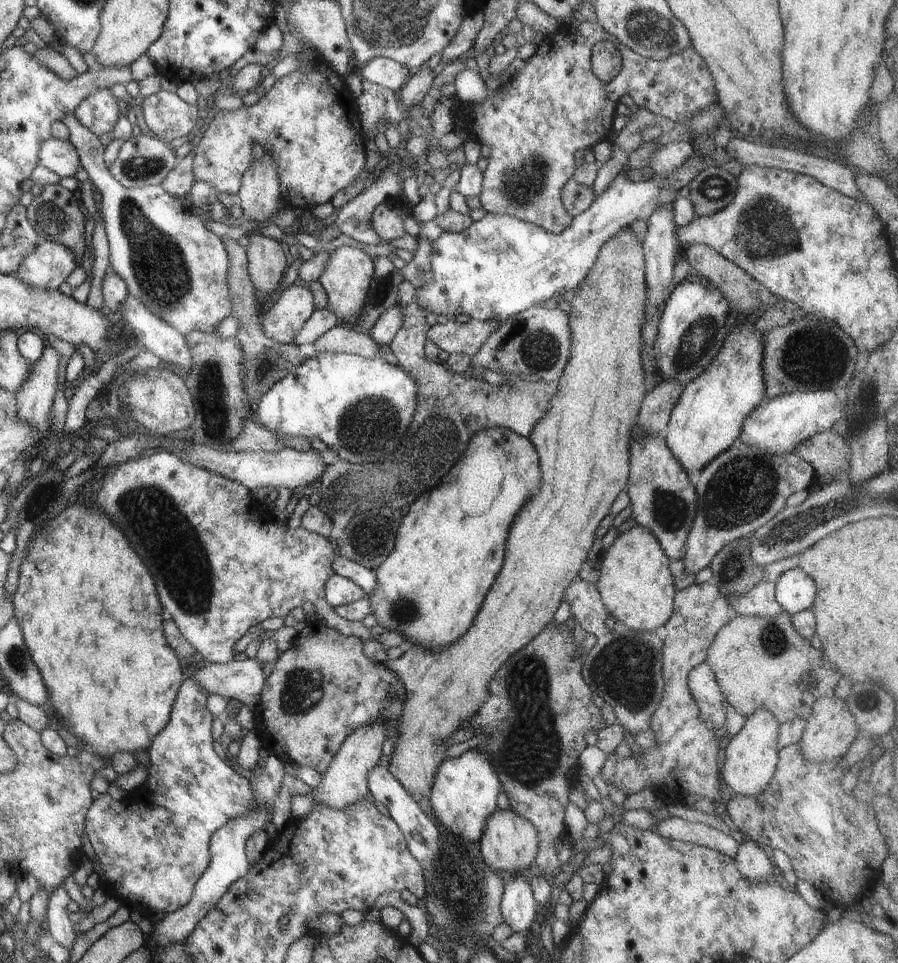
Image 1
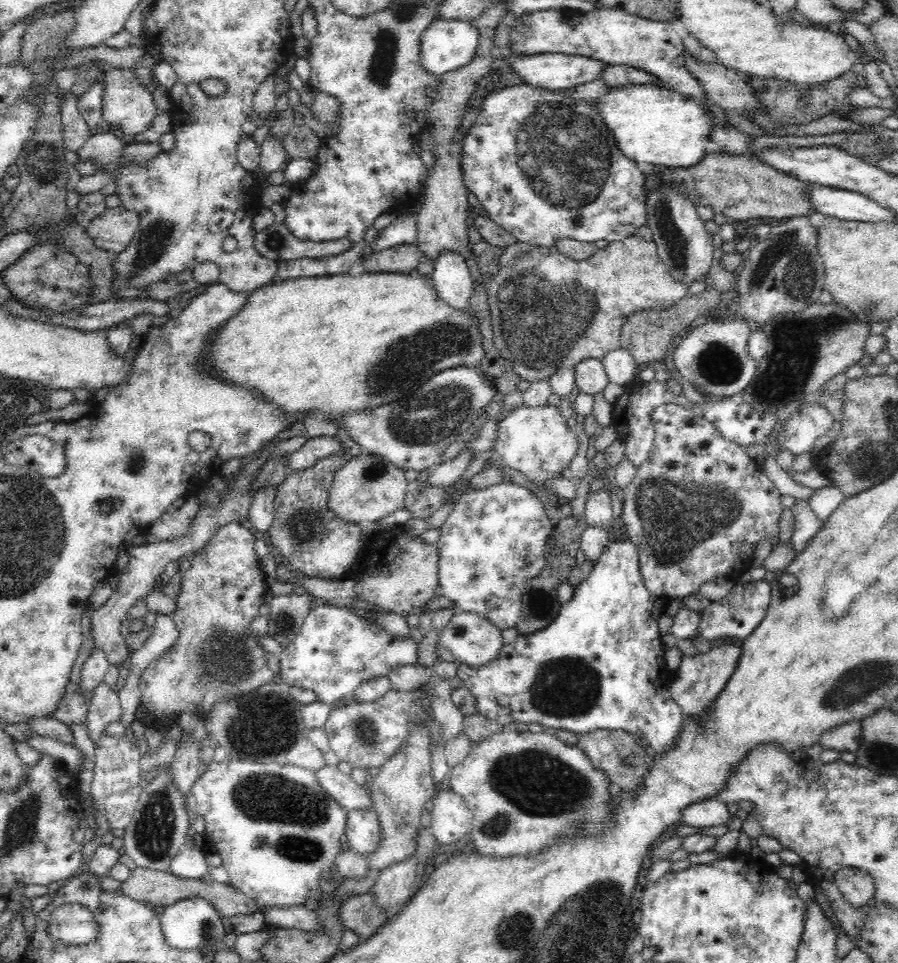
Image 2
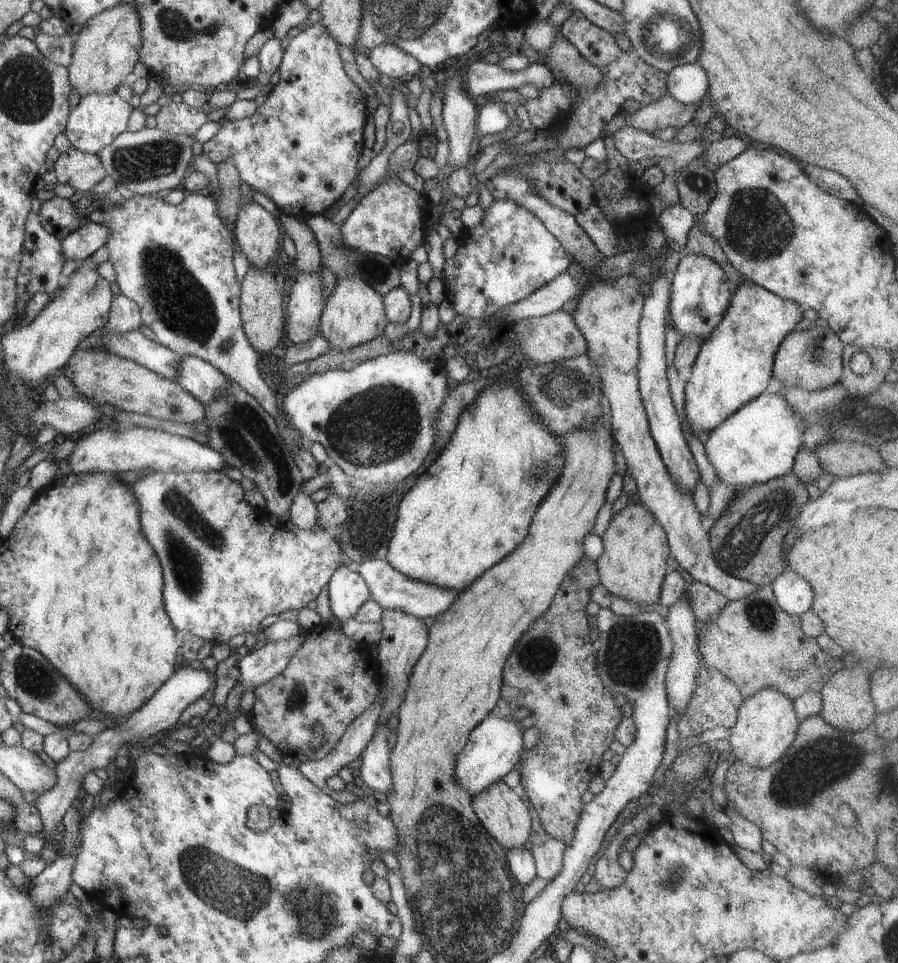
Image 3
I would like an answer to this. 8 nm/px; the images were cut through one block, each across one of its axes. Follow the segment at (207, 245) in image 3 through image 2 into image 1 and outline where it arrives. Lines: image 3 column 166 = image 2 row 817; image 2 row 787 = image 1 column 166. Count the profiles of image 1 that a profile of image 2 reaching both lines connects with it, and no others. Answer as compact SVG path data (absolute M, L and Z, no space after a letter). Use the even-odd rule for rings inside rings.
M66 113L62 118L61 122L68 128L70 137L69 142L76 148L77 154L79 155L80 165L86 170L90 180L96 187L98 191L102 193L102 210L100 210L101 217L104 220L104 226L106 227L106 233L108 236L108 241L110 243L110 263L114 268L114 271L126 282L129 293L132 294L137 300L140 300L147 308L156 314L161 320L164 320L167 324L176 328L177 332L186 336L192 330L198 330L202 333L214 333L215 326L224 318L227 318L232 313L232 302L229 294L229 287L227 282L227 273L229 270L229 261L227 258L227 253L225 250L225 245L223 244L223 239L220 240L216 234L208 231L207 228L202 223L200 217L192 215L190 212L186 200L176 199L170 196L167 191L164 191L160 185L149 185L141 188L125 188L117 182L109 172L109 168L106 167L106 162L104 162L103 153L105 152L105 147L102 146L99 137L94 135L91 131L86 129L72 113Z

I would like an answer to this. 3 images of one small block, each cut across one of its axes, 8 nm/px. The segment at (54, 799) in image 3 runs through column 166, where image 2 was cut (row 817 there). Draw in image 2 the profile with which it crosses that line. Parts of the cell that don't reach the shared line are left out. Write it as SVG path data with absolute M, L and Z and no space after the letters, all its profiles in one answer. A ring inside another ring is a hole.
M710 797L687 806L686 810L681 812L680 821L686 826L704 828L704 826L726 825L730 818L732 817L728 813L726 803L720 802L716 797Z

